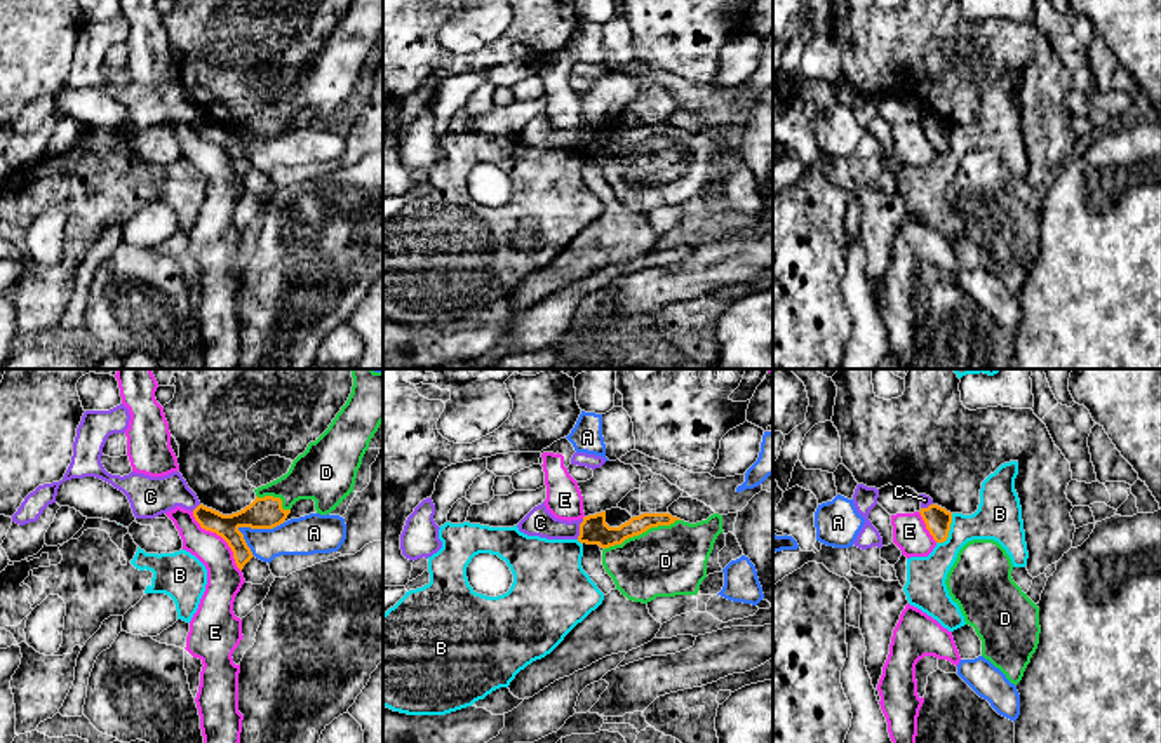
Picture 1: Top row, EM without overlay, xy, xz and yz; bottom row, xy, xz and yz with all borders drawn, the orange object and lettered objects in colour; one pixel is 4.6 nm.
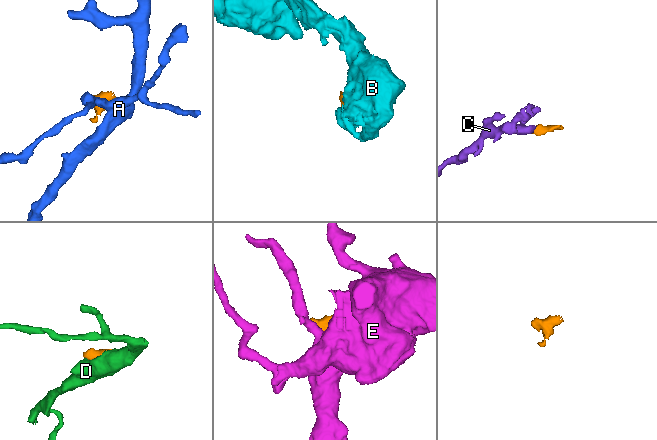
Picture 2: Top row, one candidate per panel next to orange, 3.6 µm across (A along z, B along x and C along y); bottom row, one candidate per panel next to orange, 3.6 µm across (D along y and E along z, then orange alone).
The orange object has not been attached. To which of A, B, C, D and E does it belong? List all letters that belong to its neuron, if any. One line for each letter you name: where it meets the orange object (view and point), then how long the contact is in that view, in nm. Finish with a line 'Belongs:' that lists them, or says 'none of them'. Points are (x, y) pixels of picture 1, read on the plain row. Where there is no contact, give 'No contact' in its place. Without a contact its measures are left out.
D: Touches orange at xz (641, 143). Shared border 380 nm
Belongs: D

